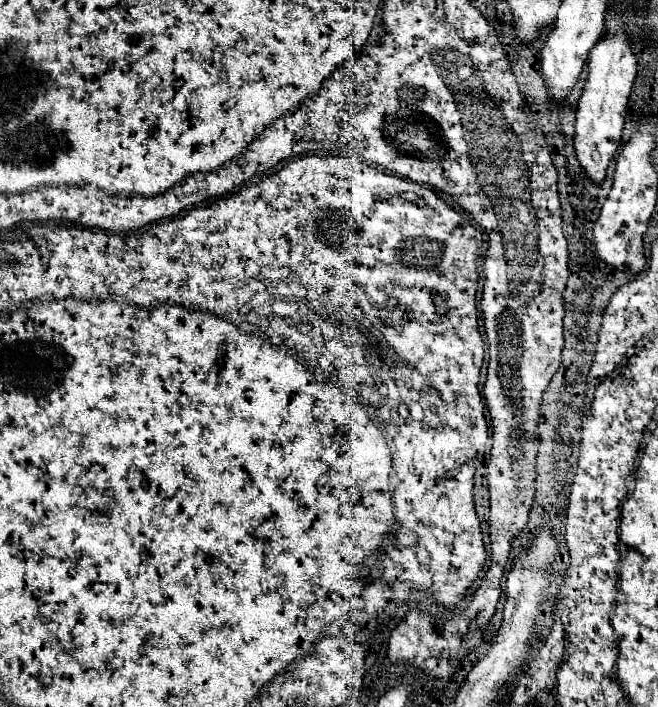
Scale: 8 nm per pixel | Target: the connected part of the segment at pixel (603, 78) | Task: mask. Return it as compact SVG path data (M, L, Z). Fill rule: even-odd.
M617 5L609 13L609 19L605 23L607 37L601 39L589 53L589 77L587 77L587 83L585 83L585 89L579 99L579 107L577 107L575 155L585 175L593 183L603 183L607 165L621 143L623 123L627 115L627 101L629 101L631 87L637 75L637 61L635 61L631 43L623 35L623 23L617 17L619 9L621 5Z

